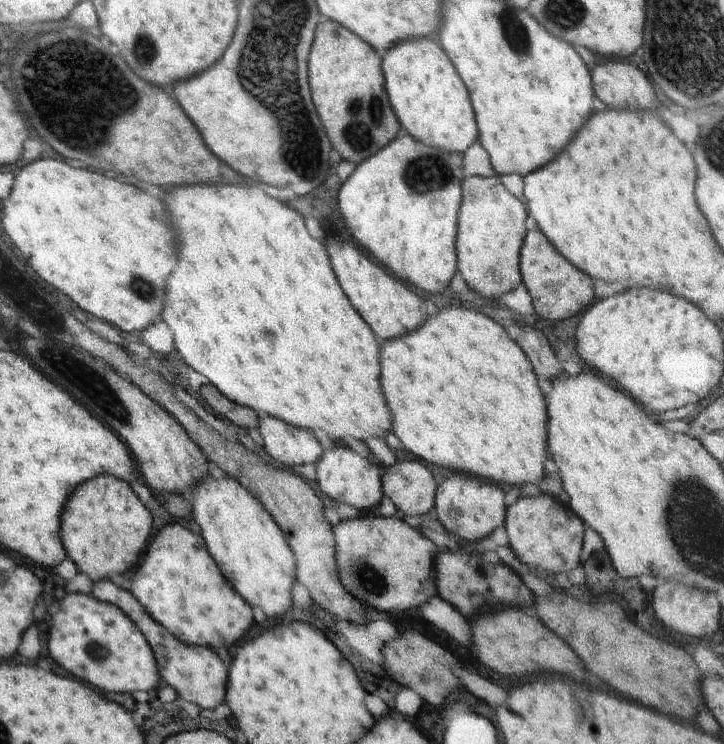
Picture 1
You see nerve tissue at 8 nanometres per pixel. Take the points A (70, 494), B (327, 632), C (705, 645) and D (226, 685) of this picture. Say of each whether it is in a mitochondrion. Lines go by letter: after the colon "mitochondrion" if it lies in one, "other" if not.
A: other
B: other
C: other
D: other

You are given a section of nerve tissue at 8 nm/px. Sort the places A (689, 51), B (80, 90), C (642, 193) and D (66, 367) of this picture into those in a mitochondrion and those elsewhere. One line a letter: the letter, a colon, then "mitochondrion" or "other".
A: mitochondrion
B: mitochondrion
C: other
D: mitochondrion

